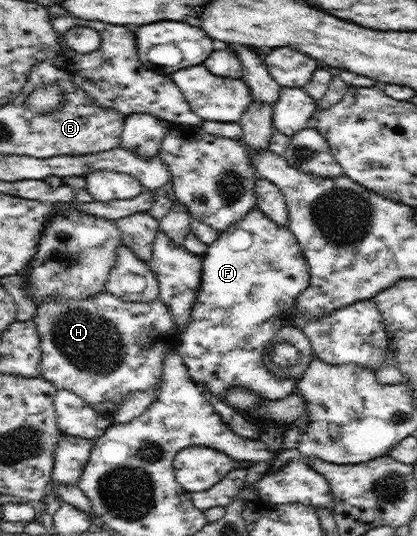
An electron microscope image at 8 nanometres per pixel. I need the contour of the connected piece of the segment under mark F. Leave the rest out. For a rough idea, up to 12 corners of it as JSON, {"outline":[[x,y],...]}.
{"outline":[[257,206],[220,232],[176,350],[199,386],[265,400],[310,267]]}

